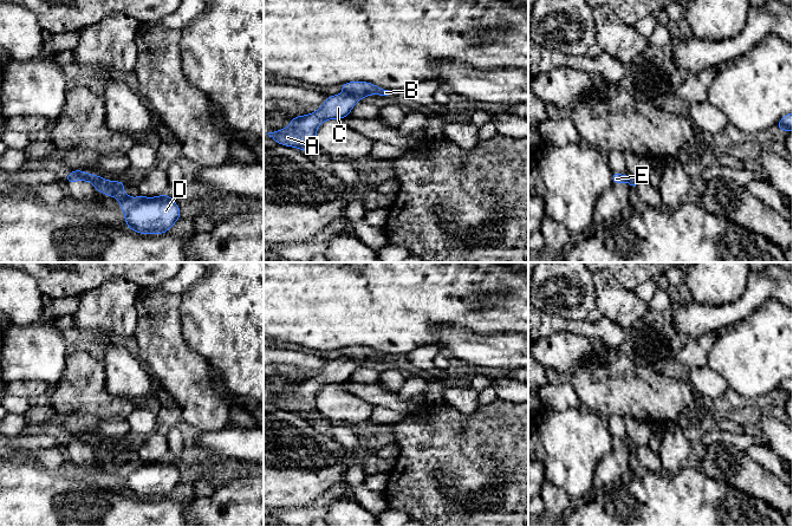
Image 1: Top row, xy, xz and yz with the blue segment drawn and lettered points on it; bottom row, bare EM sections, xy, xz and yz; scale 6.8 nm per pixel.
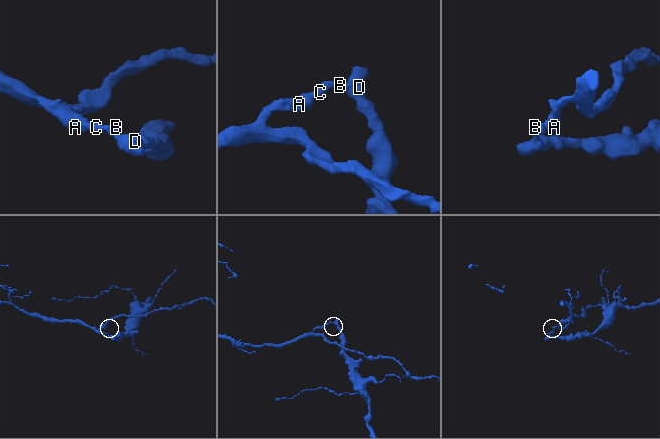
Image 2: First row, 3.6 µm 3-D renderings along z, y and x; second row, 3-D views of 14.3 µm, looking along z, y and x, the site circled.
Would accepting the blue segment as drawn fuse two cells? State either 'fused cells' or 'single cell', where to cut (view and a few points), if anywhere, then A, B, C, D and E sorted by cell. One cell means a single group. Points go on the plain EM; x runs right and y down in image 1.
fused cells; cut in xz along (351, 357), (359, 363); A C / B D E

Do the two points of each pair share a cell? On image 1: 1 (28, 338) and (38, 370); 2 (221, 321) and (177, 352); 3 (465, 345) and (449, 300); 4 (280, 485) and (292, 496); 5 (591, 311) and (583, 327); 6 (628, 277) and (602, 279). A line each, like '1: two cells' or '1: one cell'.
1: one cell
2: two cells
3: two cells
4: one cell
5: two cells
6: two cells

